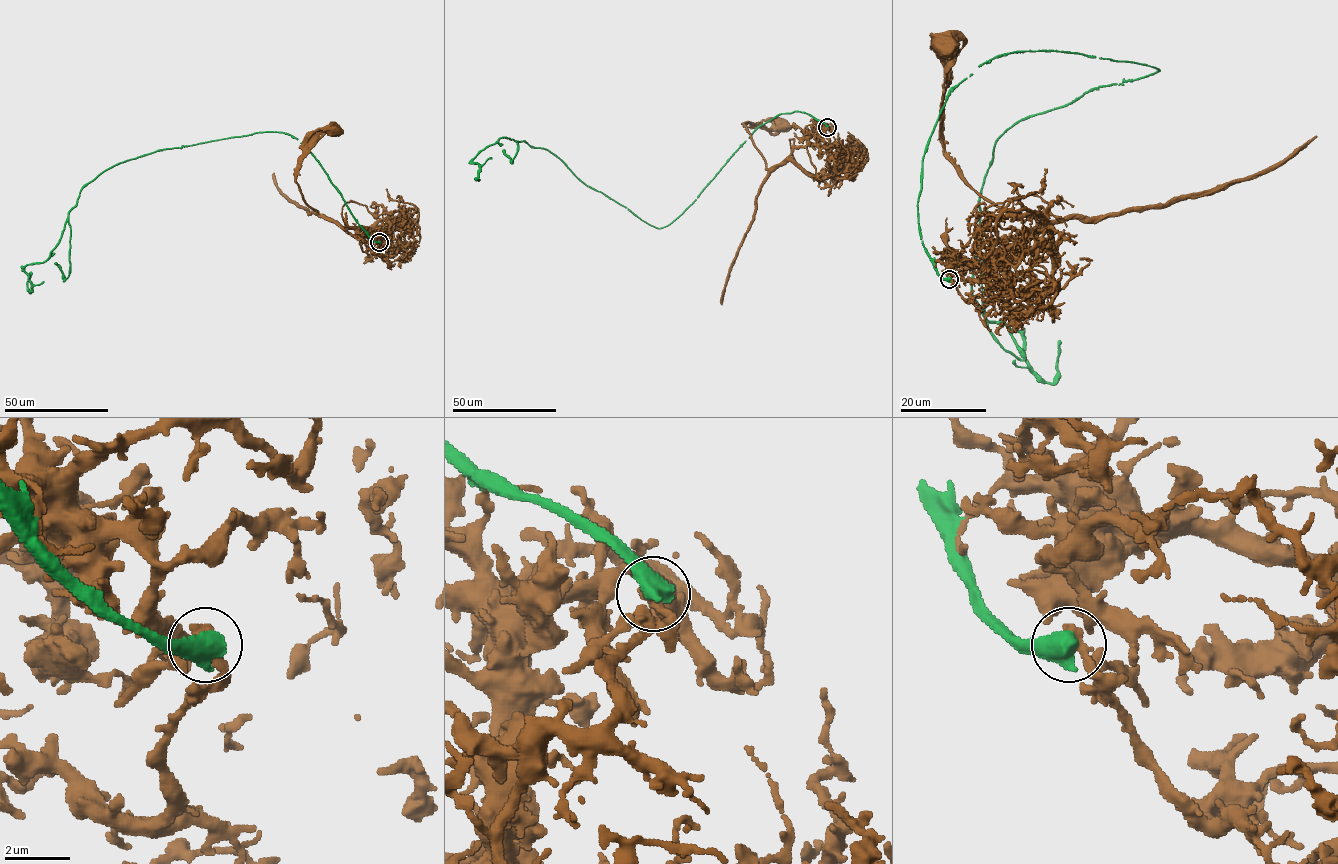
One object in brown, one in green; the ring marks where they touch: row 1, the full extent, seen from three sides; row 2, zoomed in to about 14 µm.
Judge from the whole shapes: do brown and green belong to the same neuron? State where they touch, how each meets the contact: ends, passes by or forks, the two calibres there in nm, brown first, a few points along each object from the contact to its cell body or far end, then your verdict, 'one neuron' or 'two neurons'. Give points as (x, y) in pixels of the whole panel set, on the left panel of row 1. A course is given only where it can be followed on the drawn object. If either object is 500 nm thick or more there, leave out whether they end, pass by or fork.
at (379, 242); 400 nm thick on the brown side, 750 nm on the other; brown runs (379, 242), (374, 253), (360, 238), (318, 215), (306, 203), (295, 180), (299, 160), (326, 132), (333, 129); green runs (379, 242), (297, 139), (260, 132), (111, 166), (80, 193), (50, 256), (24, 268), (29, 292), (31, 272); two neurons

